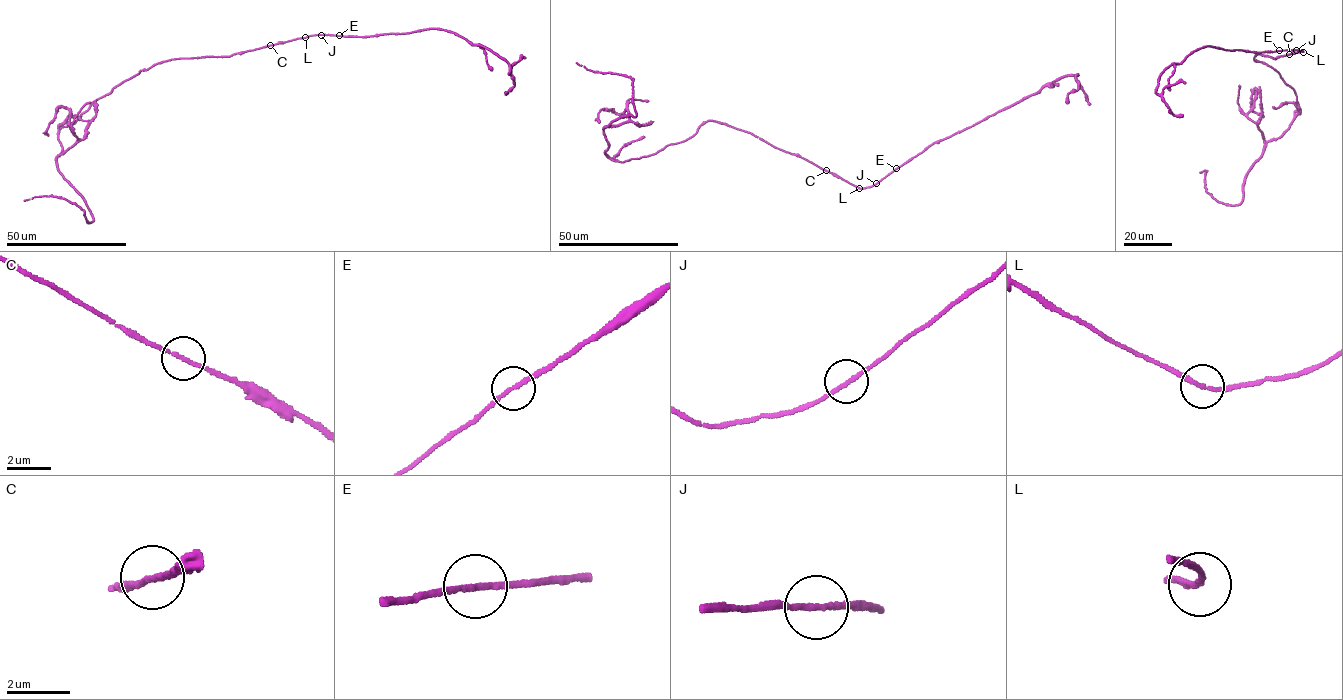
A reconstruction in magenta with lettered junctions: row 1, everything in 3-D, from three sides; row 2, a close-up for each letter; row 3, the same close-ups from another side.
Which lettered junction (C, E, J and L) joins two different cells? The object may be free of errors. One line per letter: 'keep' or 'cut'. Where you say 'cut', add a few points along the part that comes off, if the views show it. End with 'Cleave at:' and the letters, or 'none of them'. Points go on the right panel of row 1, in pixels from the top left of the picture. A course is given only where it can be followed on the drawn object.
C: keep
E: keep
J: keep
L: keep
Cleave at: none of them

